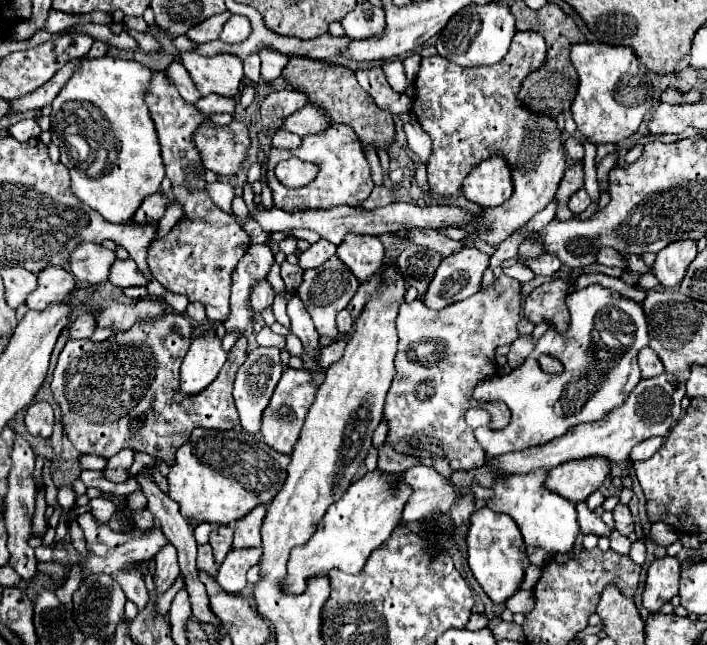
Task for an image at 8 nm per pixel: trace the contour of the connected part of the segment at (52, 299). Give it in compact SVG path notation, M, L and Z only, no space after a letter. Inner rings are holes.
M46 268L38 274L38 288L28 296L26 306L42 312L42 308L48 308L50 304L64 302L76 288L78 282L70 272L62 268Z

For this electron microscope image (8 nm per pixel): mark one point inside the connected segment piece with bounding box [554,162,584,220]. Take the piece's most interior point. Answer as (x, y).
(572, 182)

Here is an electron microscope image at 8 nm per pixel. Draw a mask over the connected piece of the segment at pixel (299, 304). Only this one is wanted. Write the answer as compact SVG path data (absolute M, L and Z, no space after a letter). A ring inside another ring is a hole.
M292 296L290 302L288 302L288 316L292 320L292 334L296 334L302 344L304 344L304 350L306 354L302 356L304 362L306 362L306 370L320 370L320 366L316 364L316 356L318 356L318 350L320 350L320 344L318 344L318 332L312 324L312 318L308 316L308 310L304 310L304 302L300 300L300 296Z

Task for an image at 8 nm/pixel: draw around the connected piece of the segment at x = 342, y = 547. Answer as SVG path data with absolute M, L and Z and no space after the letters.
M380 468L352 482L348 492L336 504L332 504L332 508L328 508L312 538L302 548L292 550L284 590L300 594L306 588L306 578L328 574L332 568L358 574L364 568L368 556L380 548L380 544L384 544L402 522L404 502L408 502L410 496L410 484L400 480L398 474L384 472Z

